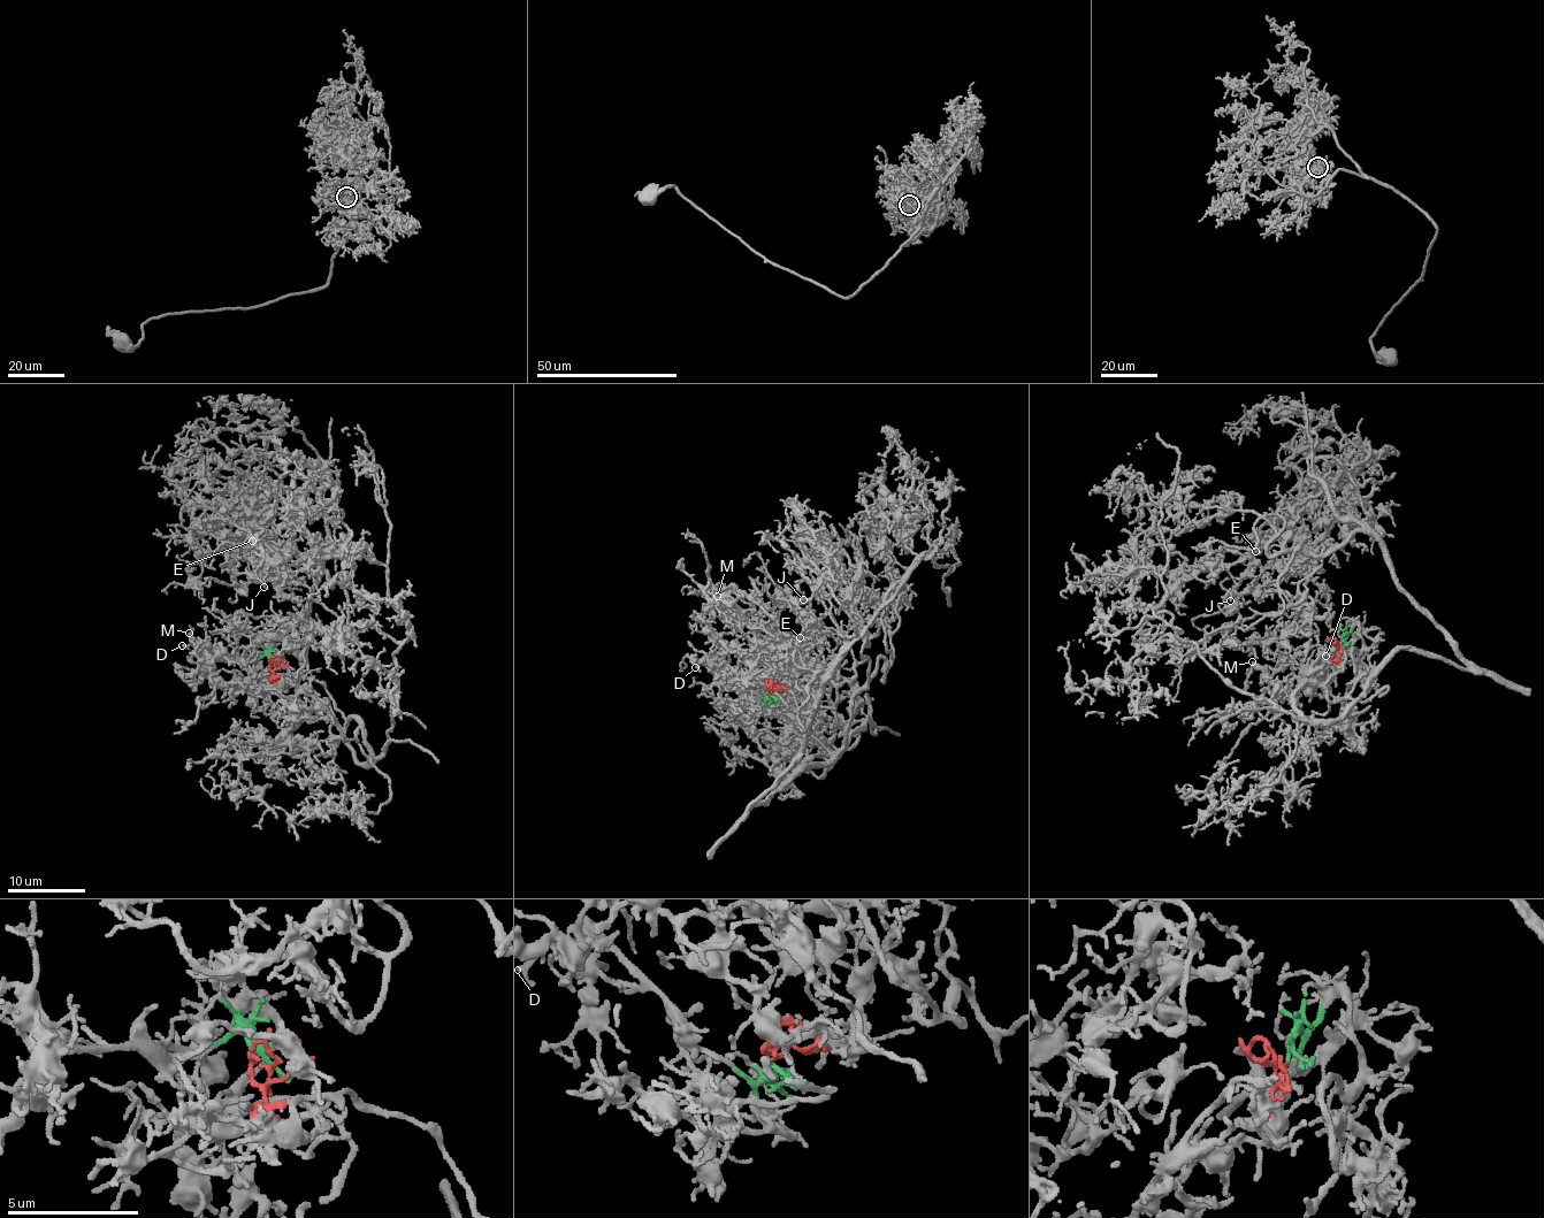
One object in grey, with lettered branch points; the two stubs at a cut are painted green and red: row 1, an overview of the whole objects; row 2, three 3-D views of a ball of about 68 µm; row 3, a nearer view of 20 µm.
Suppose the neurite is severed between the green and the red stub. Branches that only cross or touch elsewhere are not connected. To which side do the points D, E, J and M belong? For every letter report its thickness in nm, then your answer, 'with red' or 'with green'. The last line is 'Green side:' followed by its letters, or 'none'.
D: 120 nm | with green
E: 150 nm | with red
J: 170 nm | with red
M: 160 nm | with red
Green side: D

